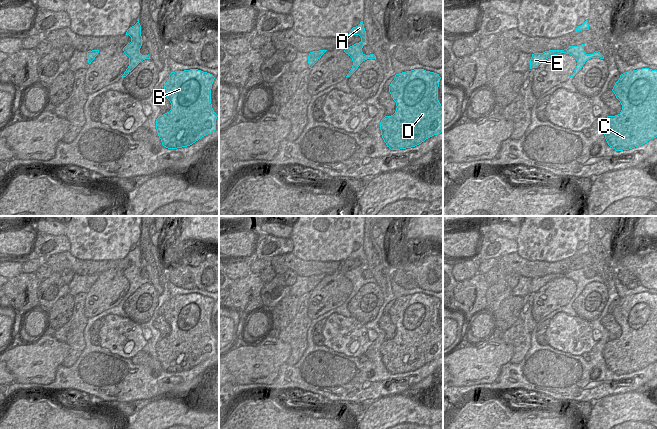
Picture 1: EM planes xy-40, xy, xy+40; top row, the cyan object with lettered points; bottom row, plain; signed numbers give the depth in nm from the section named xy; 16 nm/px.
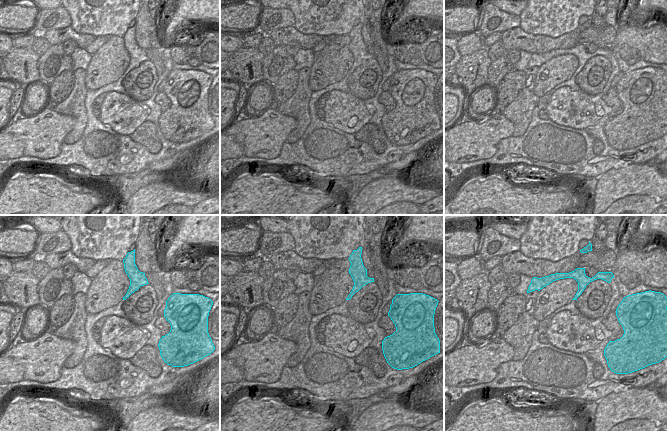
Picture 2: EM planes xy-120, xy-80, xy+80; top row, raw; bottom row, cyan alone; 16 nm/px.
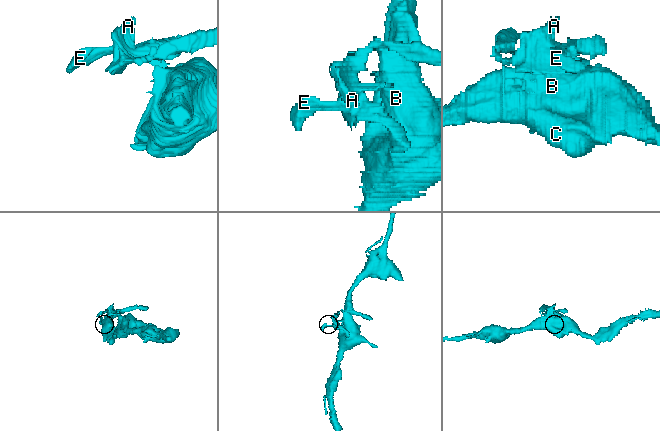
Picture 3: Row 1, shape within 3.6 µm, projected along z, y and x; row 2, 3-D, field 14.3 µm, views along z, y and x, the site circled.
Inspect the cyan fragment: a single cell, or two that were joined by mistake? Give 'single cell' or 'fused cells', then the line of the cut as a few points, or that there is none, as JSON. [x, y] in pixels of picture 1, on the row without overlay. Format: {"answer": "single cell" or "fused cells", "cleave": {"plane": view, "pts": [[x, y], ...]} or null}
{"answer": "single cell", "cleave": null}

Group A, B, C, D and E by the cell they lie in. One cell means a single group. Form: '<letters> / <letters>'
A B C D E

